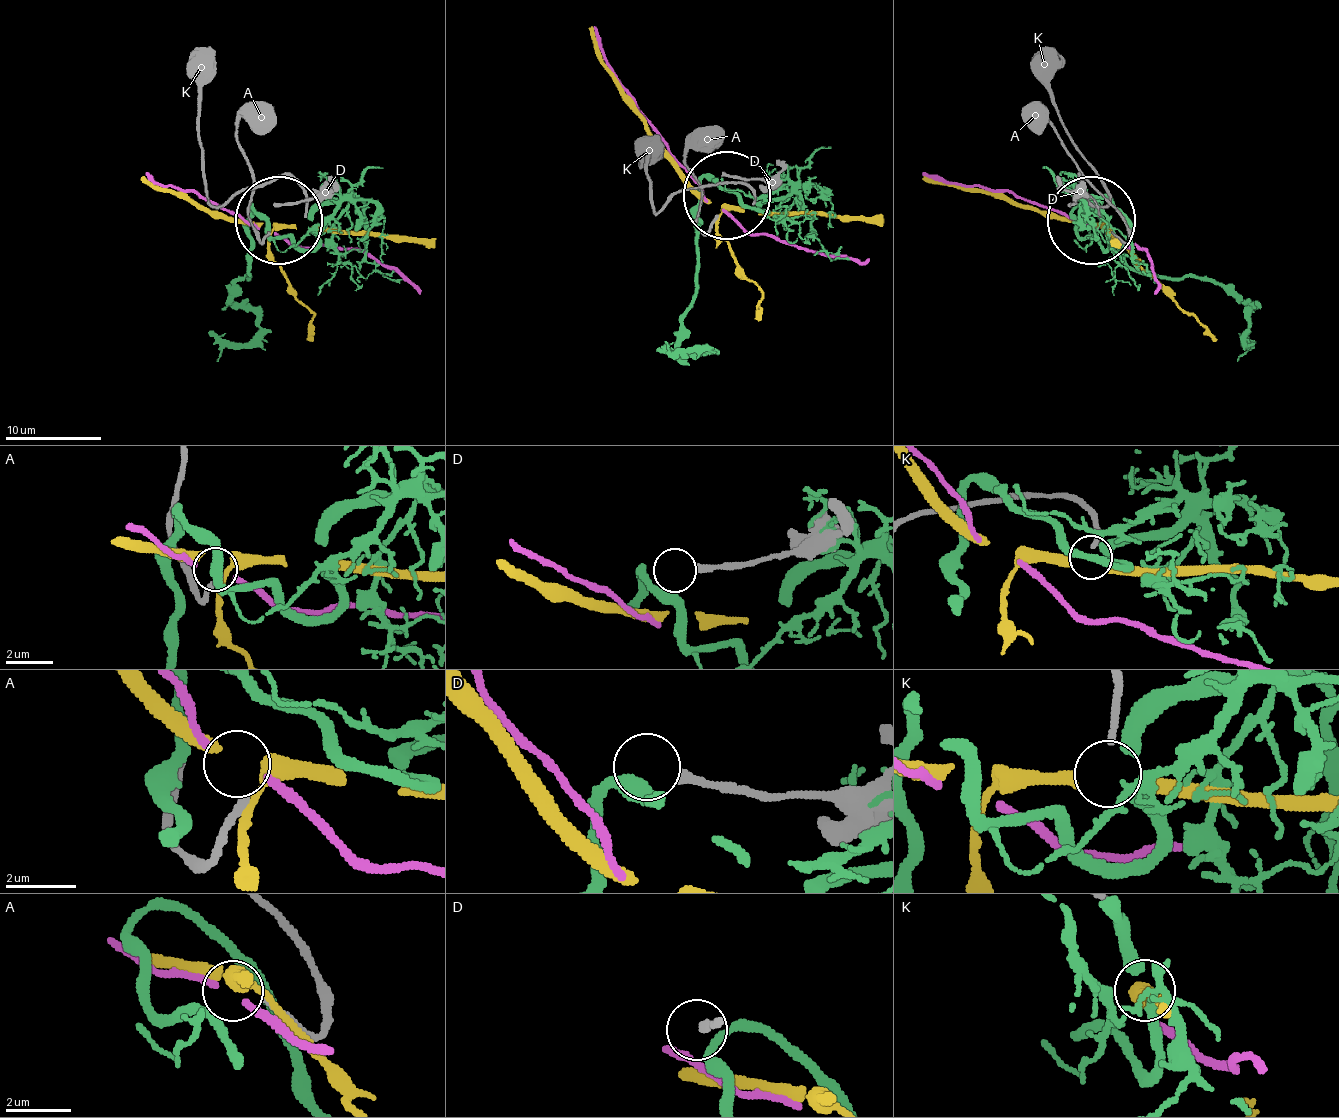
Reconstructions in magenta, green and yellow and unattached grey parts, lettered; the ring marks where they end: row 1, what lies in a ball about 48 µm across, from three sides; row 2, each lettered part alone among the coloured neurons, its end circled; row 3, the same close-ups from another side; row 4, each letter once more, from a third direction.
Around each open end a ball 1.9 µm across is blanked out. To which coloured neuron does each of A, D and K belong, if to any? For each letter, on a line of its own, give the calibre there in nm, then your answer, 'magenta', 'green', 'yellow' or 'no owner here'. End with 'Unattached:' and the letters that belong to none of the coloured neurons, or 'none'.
A: 240 nm | no owner here
D: 260 nm | no owner here
K: 190 nm | green
Unattached: A, D

